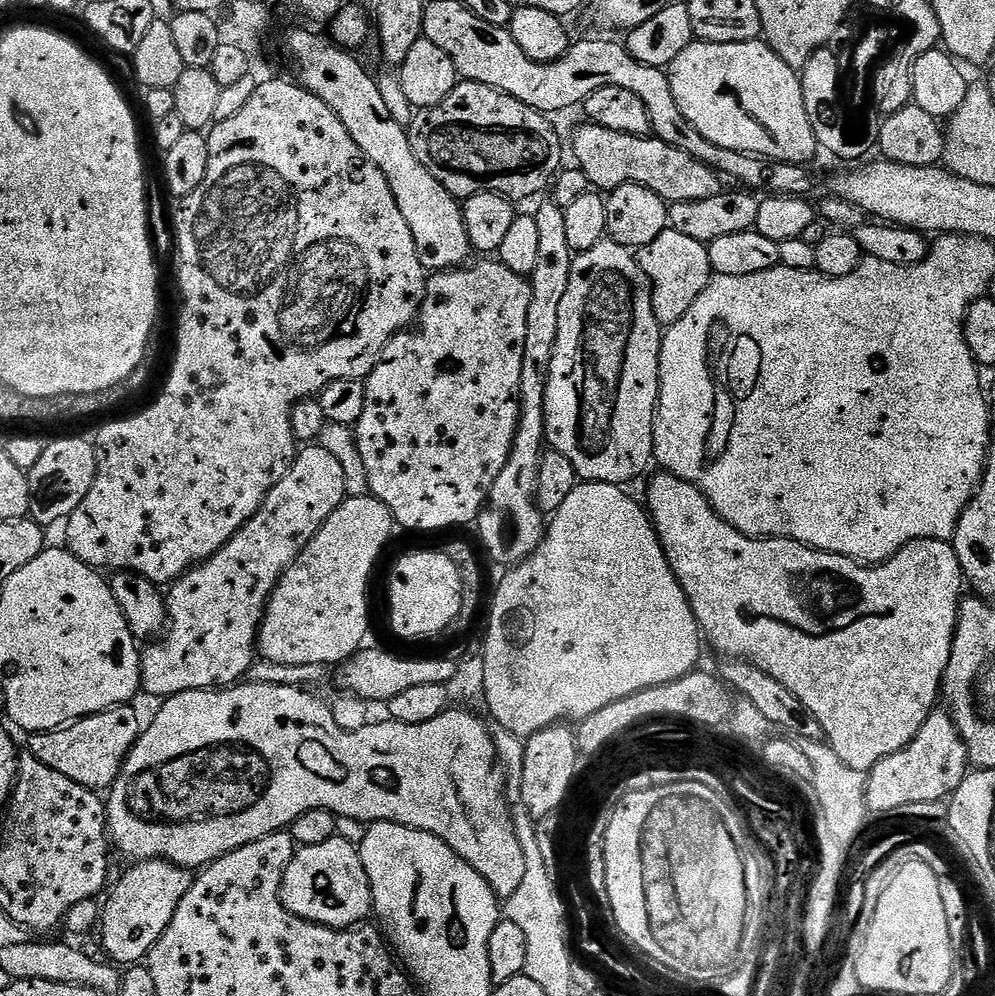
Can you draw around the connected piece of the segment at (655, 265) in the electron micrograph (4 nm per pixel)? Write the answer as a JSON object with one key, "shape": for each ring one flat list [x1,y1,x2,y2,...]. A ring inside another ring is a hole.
{"shape":[[671,226,662,234,658,234,654,242,639,249,638,259,640,269,647,274,649,282,652,283,654,314,662,326,678,322,678,318,682,318,686,310,690,310,690,306,698,302,698,294,706,290,714,275,706,245,689,238,687,234,678,234,678,230]]}

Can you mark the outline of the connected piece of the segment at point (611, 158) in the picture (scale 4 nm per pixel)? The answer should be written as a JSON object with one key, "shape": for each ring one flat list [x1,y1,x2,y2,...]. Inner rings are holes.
{"shape":[[584,122,572,140,572,148,576,151,575,163,586,174,589,185,596,190,637,184,646,186,646,190,654,190,654,194,668,201,669,205,714,198,714,194,722,190,720,173,698,162,698,158,690,158,686,150,678,150,678,146,670,146,652,134,622,134,618,130,606,130,597,124]]}

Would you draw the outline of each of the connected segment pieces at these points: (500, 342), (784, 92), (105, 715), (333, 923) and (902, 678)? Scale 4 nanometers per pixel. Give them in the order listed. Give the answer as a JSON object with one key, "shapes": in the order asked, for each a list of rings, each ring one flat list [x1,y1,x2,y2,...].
{"shapes":[[[480,258,477,264,469,263,467,266,457,266,451,270,440,270,435,273,436,276,427,281,424,290,424,302,420,305,420,314,418,317,418,325,420,329,417,332,413,330,405,330,399,332,380,354,380,363,377,364,374,371,366,377,364,389,366,390,366,407,362,409,362,418,358,418,358,422,354,426,356,441,358,442,358,454,362,454,362,463,366,466,366,478,368,479,368,491,376,499,383,502,390,511,392,511,393,521,397,525,400,524,404,528,409,528,412,532,436,532,439,528,452,528,455,524,468,524,477,519,480,515,480,509,485,507,490,490,494,486,494,482,498,478,498,474,502,474,502,470,506,466,506,462,510,458,510,450,512,443,516,437,518,430,518,422,520,421,520,383,522,382,522,350,526,346,526,310,530,306,530,294,532,293,531,283,525,277,514,274,514,270,510,270,505,264,500,263,496,258]],[[751,40,750,42,738,42,737,44,709,44,707,42,693,42,674,58,674,62,668,65,667,69,670,90,674,90,674,102,678,102,678,110,682,110,682,116,702,138,706,138,714,146,722,146,726,150,738,150,739,152,749,152,751,156,766,156,770,160,781,160,787,164,807,165,808,160,812,160,818,153,818,145,814,138,814,130,810,126,810,117,806,114,806,102,802,102,802,86,797,69,792,68,773,48,769,48,767,43,760,40]],[[121,706,87,716,53,732,29,735,27,751,38,758,38,762,50,766,50,770,58,770,58,774,70,778,70,782,78,782,78,786,86,786,91,792,103,793,111,789,112,783,118,778,141,731,139,714,132,706]],[[337,838,322,842,322,846,300,848,286,866,280,901,298,918,321,924,327,928,354,928,373,915,372,887,362,866,359,847]],[[660,470,660,473,649,482,646,512,652,517,652,527,660,536,660,546,668,559,668,567,682,586,685,601,692,608,693,617,700,626,703,639,707,643,709,640,724,658,750,662,766,675,782,682,782,686,786,686,786,690,790,690,790,694,794,694,794,698,798,698,798,702,802,702,802,706,806,706,806,710,810,710,810,714,814,714,814,718,822,722,825,741,832,747,834,754,838,754,838,758,846,762,846,766,854,766,854,770,867,774,882,758,905,748,918,734,918,730,922,730,926,718,937,707,936,699,939,701,942,696,944,671,950,662,960,601,966,592,964,571,958,562,958,554,952,549,949,541,911,540,889,560,865,566,858,560,851,560,833,552,807,548,797,540,743,536,712,509,700,487,678,478,667,470]]]}

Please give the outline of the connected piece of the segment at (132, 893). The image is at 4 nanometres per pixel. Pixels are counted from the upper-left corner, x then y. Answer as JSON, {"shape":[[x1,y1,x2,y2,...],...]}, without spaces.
{"shape":[[142,860,131,865,132,869,111,885,107,893,108,901,103,901,98,925,98,940,113,965,136,966,151,952,162,938,178,902,186,898,194,879,187,868,172,863,171,860]]}

